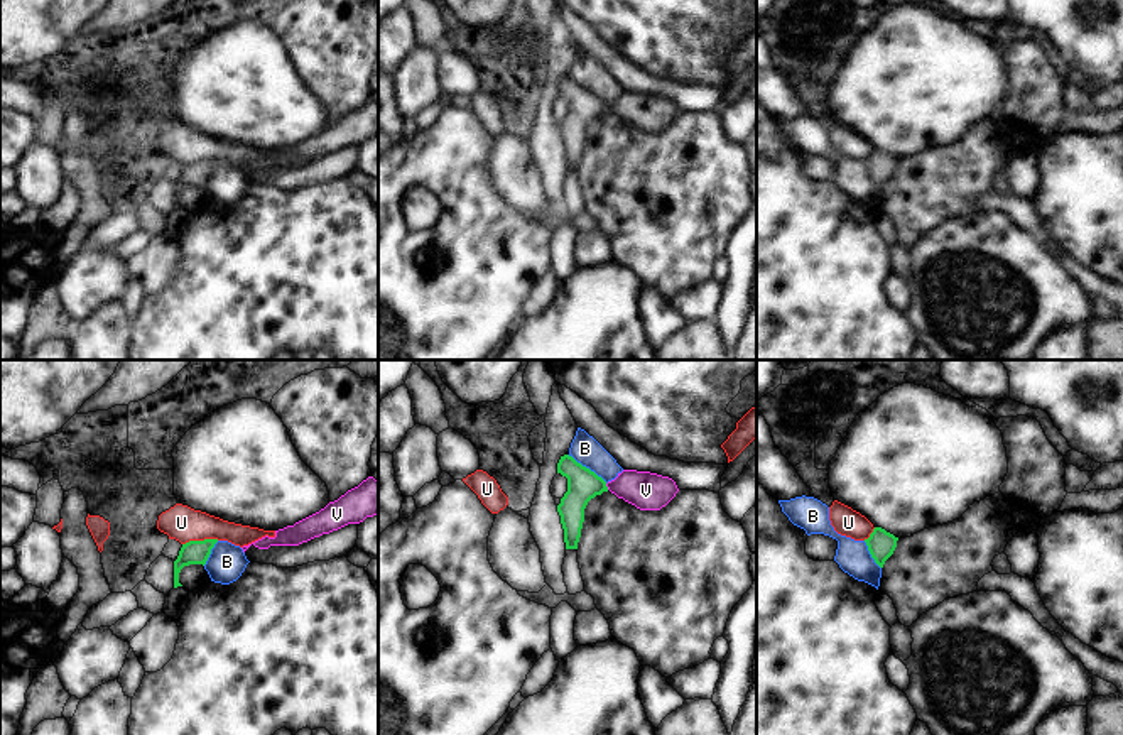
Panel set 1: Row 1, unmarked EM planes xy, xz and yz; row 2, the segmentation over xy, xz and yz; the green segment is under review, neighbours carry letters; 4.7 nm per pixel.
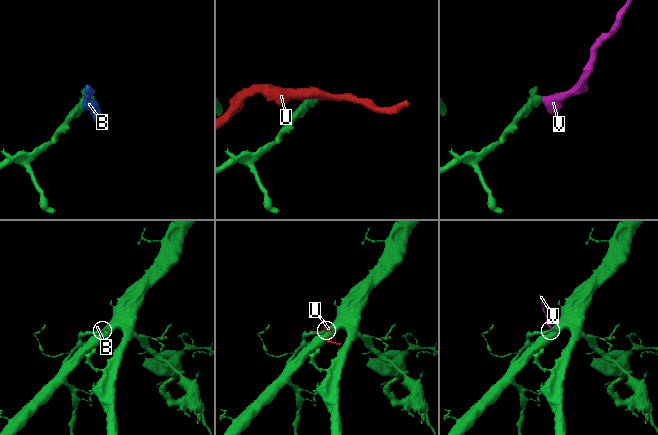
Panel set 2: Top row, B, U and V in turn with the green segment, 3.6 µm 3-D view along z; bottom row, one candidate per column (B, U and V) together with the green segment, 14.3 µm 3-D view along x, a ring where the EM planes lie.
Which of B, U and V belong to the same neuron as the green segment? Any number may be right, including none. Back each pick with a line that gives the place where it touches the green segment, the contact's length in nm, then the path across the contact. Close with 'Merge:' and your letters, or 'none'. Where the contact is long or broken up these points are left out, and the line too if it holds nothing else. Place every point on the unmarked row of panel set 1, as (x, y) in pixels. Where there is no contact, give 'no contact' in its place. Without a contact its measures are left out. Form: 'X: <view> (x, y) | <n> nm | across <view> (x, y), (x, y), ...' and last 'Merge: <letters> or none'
V: xz (607, 108) | 40 nm | across xz (583, 105), (607, 108), (637, 108), (645, 112)
Merge: V

